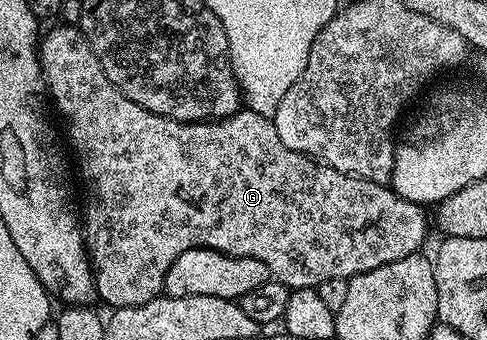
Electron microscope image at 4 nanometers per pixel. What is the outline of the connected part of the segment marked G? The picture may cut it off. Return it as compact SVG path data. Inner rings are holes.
M57 23L57 26L50 31L49 34L42 36L39 41L39 56L41 58L41 80L44 88L49 89L49 93L53 96L53 101L57 104L57 109L61 112L61 117L65 120L65 125L69 128L69 133L73 136L73 149L77 152L77 169L81 172L81 181L85 184L85 217L83 213L83 236L85 239L85 248L89 255L89 264L93 266L93 287L98 298L109 304L109 307L122 309L123 307L131 307L132 305L142 305L151 299L162 296L165 288L165 276L171 267L171 263L175 263L175 259L179 259L179 255L183 255L183 251L191 251L192 249L214 249L220 253L227 255L235 255L236 257L250 257L251 259L259 259L259 263L263 263L269 268L272 280L283 283L290 291L295 289L316 289L319 283L323 283L326 279L343 279L344 277L354 277L360 273L371 271L375 267L383 267L387 263L395 263L395 259L403 259L404 257L414 256L418 252L417 249L425 241L425 236L429 233L429 225L431 229L431 221L425 218L426 210L415 204L413 201L403 199L397 193L393 192L389 185L380 185L374 181L368 181L362 177L352 177L343 171L335 171L331 167L322 165L321 162L313 160L312 157L291 151L291 147L287 147L287 143L283 143L283 139L279 139L279 131L275 131L272 120L270 118L253 112L252 109L245 107L240 111L232 113L229 117L222 117L219 121L176 121L170 117L161 117L158 113L152 113L143 108L139 103L135 103L131 99L127 99L127 95L114 87L111 79L107 79L107 75L103 71L100 59L95 55L95 51L91 51L89 41L85 38L85 34L81 32L76 24Z

